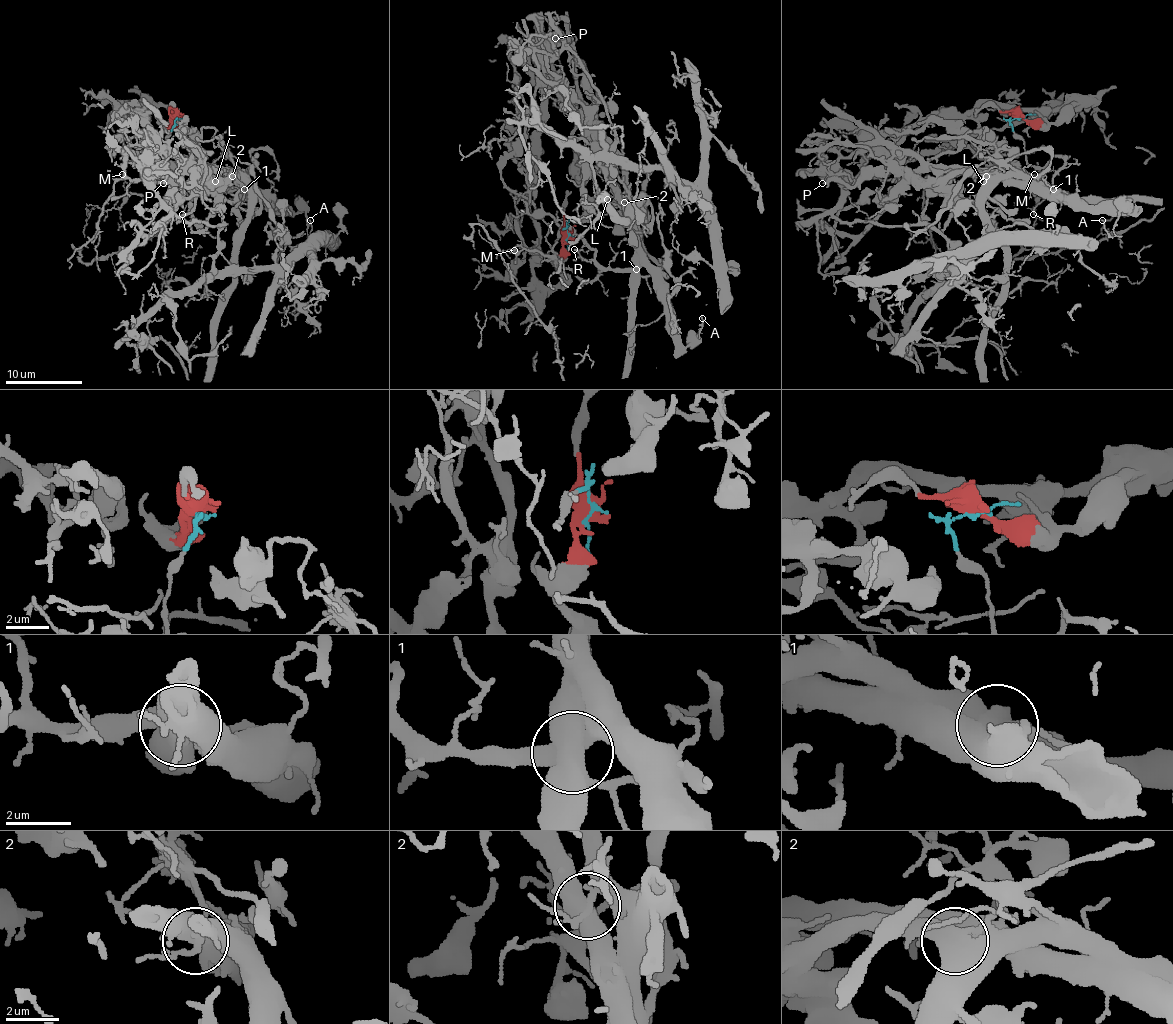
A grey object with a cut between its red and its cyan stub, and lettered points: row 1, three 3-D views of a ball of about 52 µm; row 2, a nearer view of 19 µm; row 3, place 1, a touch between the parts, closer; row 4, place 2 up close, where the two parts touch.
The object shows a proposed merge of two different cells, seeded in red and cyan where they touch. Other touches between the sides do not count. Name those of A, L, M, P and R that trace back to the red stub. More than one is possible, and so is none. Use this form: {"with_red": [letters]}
{"with_red": ["L", "P"]}

